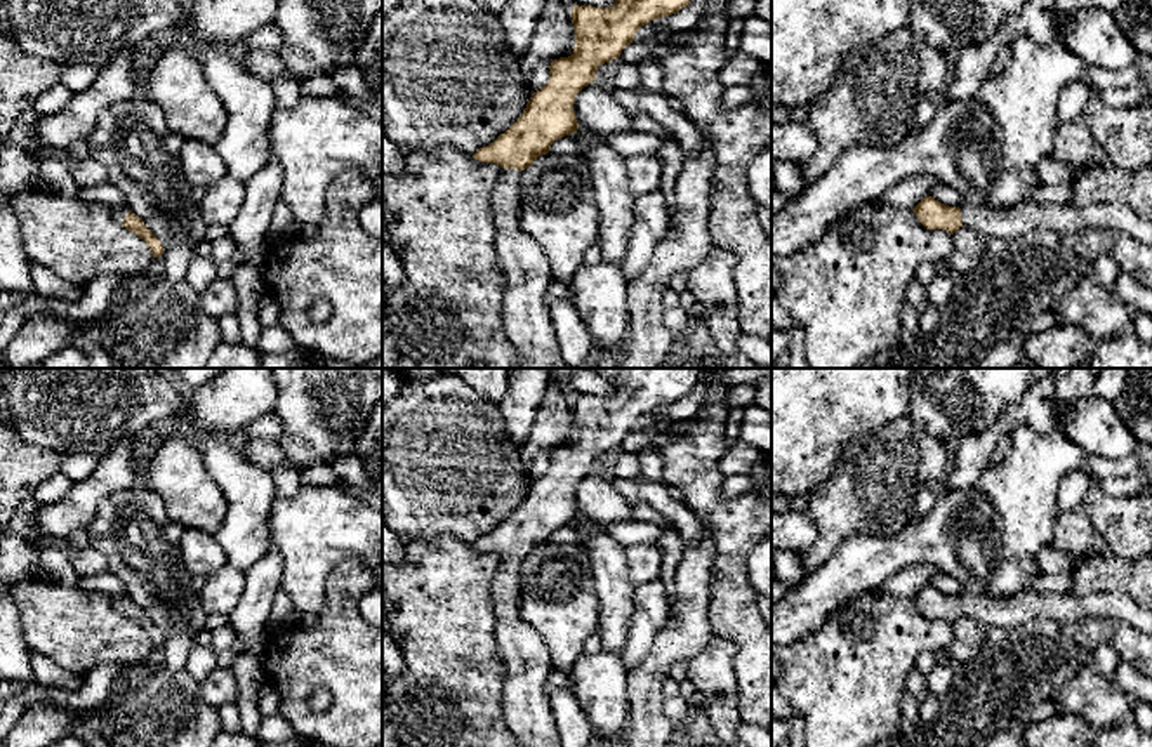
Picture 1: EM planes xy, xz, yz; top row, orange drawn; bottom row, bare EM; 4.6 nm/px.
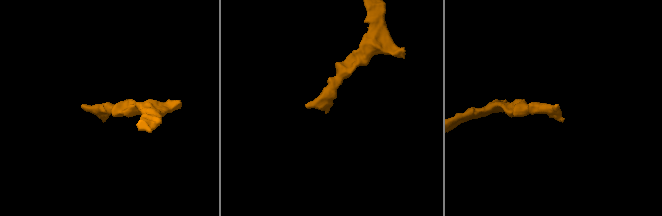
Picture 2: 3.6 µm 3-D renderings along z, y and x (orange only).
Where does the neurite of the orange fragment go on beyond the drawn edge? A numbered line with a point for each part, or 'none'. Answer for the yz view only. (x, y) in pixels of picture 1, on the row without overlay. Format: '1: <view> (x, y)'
1: yz (1006, 612)

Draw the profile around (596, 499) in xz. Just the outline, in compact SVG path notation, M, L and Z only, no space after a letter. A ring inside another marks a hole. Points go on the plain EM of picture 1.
M596 471L584 476L573 490L579 518L601 525L634 519L632 507L619 492L617 485Z

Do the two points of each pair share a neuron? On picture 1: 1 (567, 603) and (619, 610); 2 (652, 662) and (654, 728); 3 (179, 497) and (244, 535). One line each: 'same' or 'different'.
1: different
2: same
3: different

